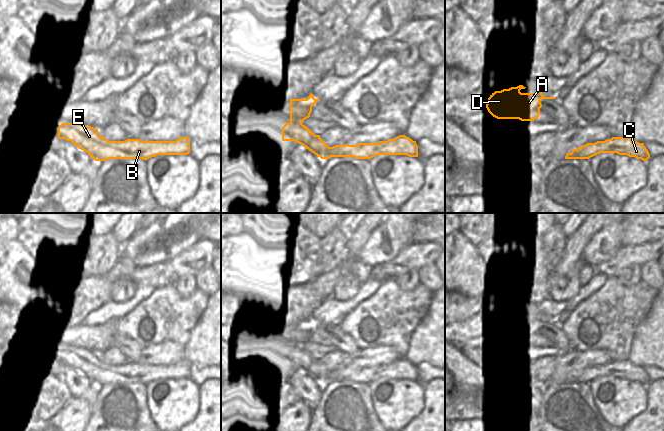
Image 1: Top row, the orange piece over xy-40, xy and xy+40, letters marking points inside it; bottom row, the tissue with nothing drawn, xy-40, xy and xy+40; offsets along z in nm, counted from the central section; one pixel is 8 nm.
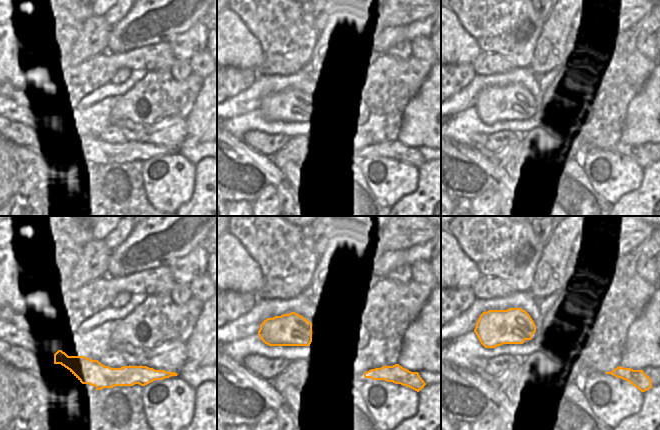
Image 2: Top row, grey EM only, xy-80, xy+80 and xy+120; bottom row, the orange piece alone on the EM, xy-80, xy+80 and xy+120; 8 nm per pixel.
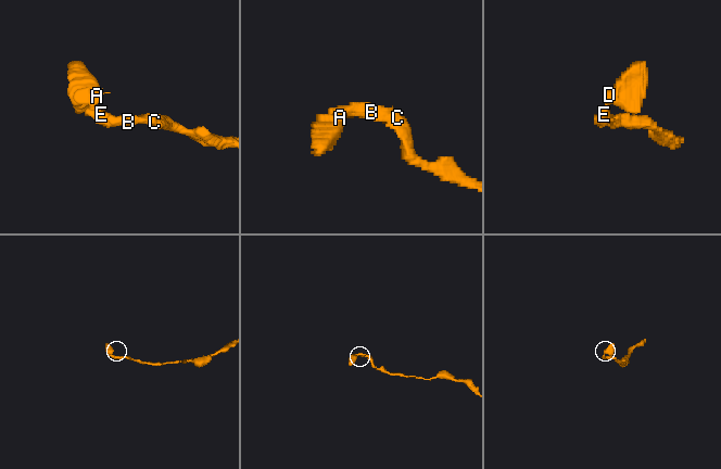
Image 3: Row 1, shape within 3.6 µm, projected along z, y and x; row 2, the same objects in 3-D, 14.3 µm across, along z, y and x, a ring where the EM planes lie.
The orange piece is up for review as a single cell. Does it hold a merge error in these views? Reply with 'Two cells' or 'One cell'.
Two cells.

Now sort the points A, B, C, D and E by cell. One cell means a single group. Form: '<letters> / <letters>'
A D / B C E

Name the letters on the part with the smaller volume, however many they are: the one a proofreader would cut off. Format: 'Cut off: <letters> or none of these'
Cut off: A, D

